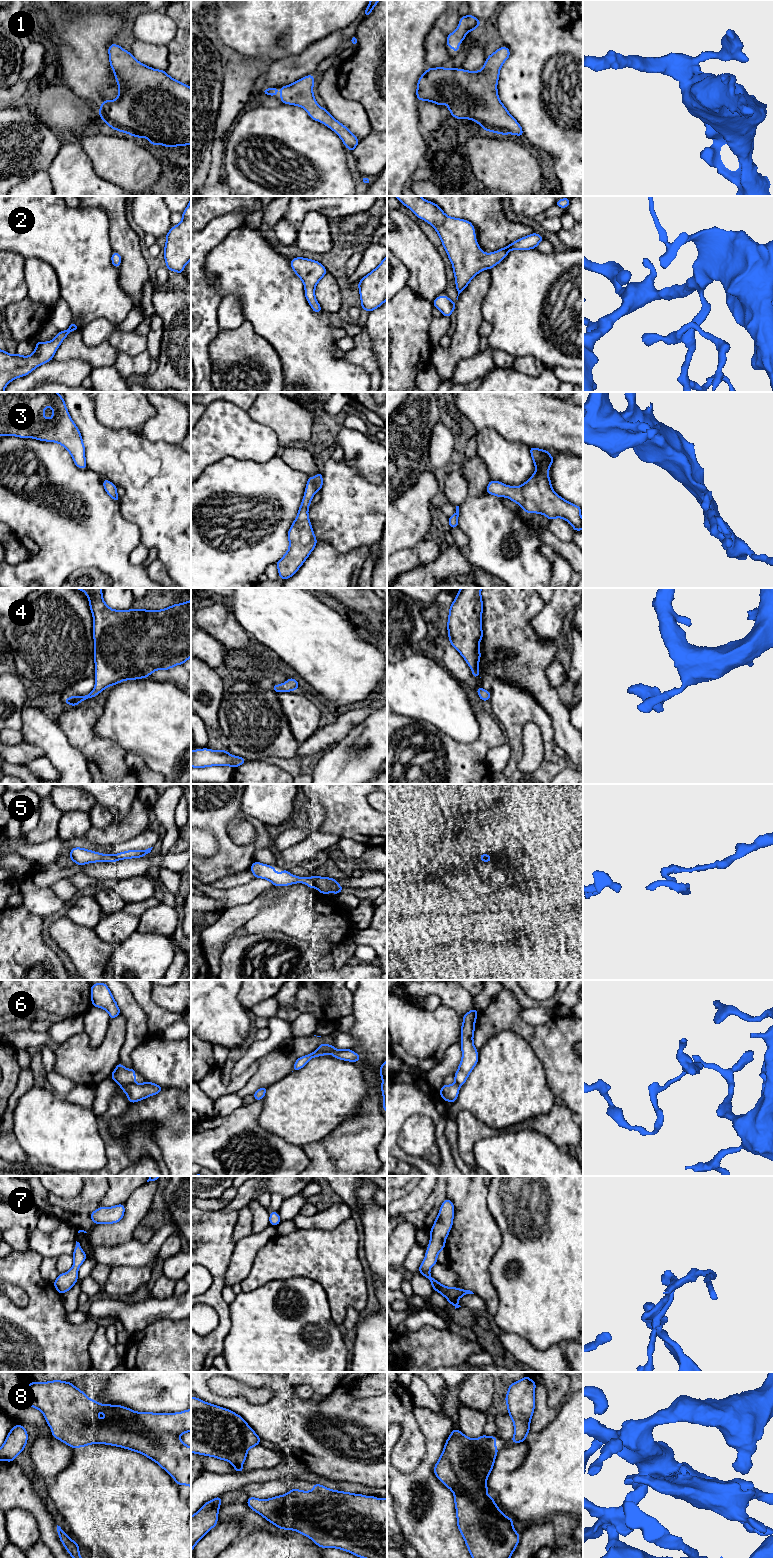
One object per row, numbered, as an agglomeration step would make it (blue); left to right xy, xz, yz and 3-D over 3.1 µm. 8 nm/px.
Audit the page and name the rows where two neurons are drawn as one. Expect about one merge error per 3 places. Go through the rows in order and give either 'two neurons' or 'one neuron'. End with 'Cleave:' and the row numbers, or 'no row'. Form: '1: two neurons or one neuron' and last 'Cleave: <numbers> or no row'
1: one neuron
2: one neuron
3: one neuron
4: one neuron
5: two neurons
6: two neurons
7: one neuron
8: one neuron
Cleave: 5, 6

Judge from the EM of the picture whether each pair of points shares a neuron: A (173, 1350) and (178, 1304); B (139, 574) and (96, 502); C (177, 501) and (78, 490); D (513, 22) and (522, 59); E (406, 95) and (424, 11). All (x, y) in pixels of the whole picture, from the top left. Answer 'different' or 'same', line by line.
A: different
B: same
C: different
D: same
E: same

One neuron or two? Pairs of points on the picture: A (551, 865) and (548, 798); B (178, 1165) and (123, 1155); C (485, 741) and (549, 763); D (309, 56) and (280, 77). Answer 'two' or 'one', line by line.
A: two
B: two
C: two
D: one

